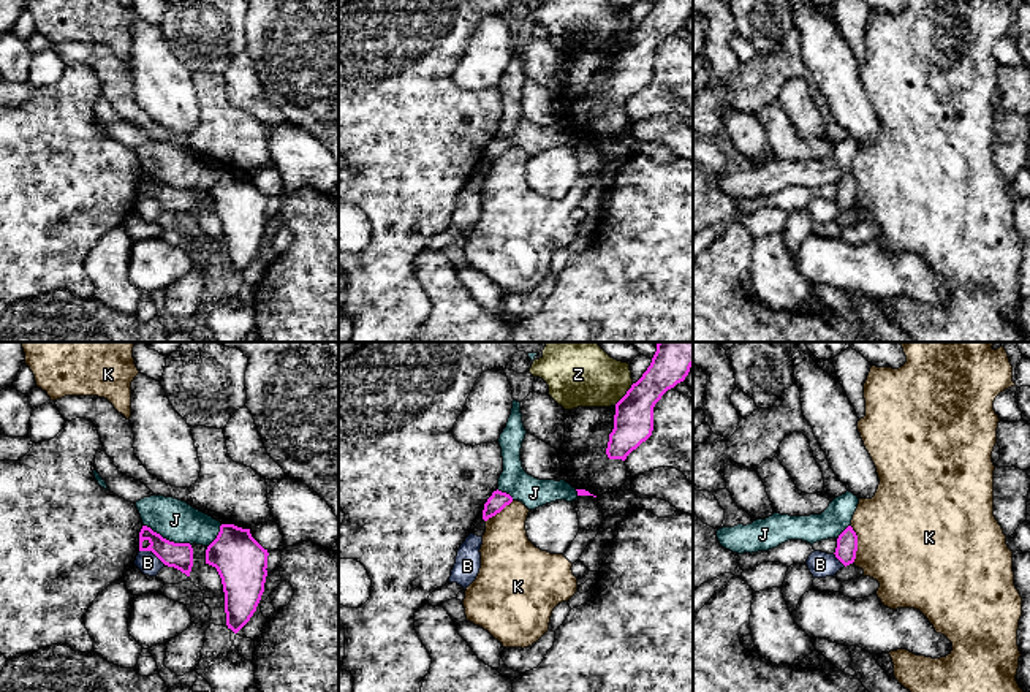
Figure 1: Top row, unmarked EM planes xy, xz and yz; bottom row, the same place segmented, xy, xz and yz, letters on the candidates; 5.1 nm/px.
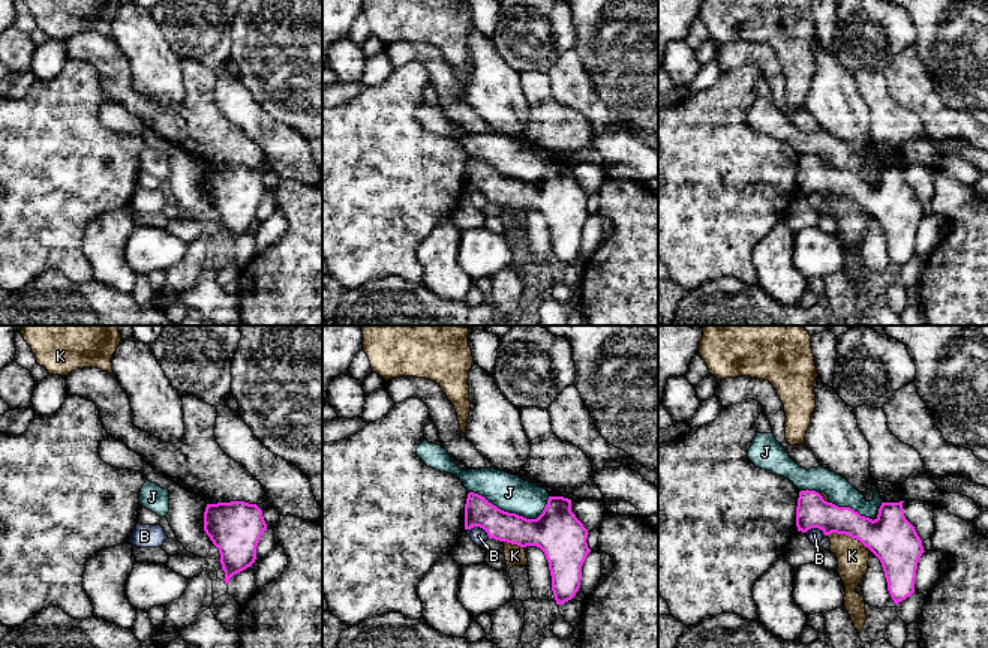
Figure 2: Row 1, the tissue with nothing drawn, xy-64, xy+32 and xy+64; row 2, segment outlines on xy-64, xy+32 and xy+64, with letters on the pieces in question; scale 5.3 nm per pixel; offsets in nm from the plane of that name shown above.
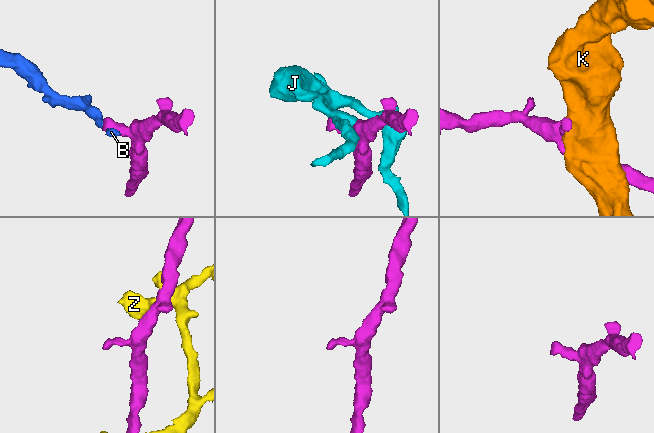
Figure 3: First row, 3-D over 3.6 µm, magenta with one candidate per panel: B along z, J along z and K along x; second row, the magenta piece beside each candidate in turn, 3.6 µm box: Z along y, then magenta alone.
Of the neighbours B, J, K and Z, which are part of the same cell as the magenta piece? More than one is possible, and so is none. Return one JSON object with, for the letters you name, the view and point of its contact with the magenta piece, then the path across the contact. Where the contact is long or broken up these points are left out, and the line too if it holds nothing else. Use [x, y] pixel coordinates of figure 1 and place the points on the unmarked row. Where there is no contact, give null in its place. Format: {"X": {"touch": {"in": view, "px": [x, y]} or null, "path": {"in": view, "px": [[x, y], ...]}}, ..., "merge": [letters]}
{"merge": []}

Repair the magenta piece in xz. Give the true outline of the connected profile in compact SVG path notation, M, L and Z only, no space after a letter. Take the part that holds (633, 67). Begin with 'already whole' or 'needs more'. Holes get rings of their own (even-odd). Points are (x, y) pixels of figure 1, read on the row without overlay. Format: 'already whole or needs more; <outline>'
already whole; M653 0L642 22L615 49L614 74L606 93L609 105L625 106L652 81L655 49L685 25L691 11L693 0Z

